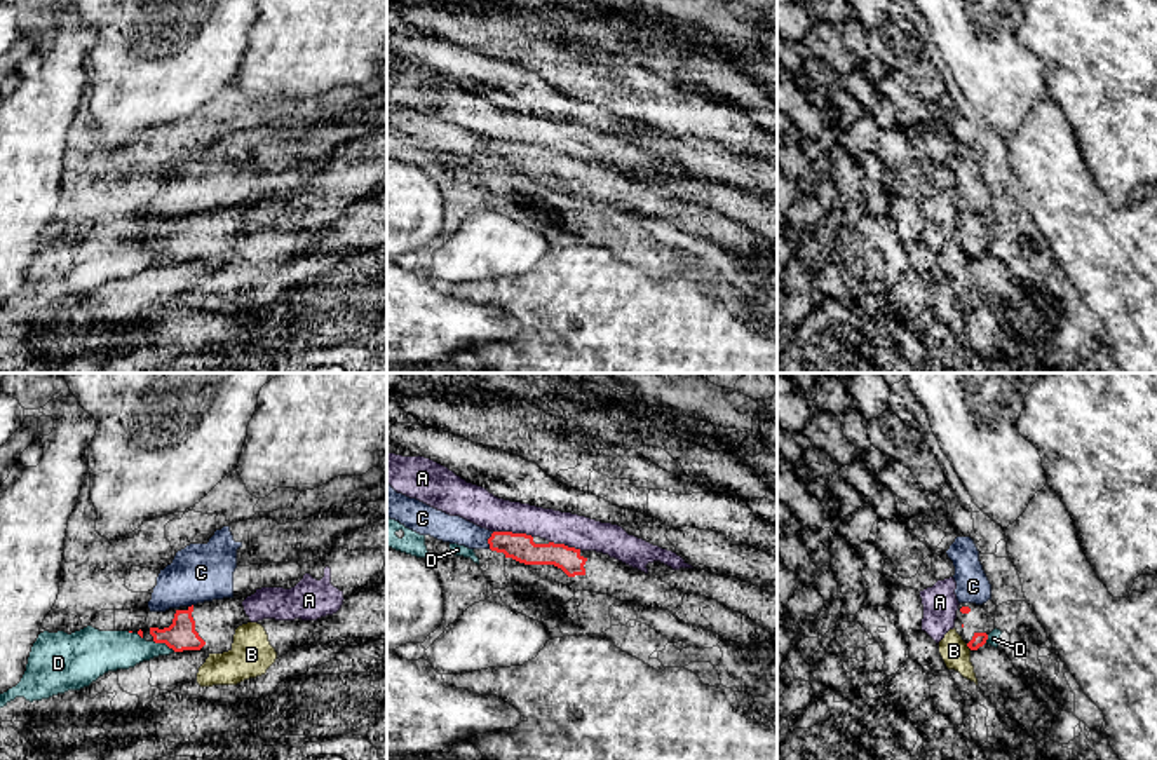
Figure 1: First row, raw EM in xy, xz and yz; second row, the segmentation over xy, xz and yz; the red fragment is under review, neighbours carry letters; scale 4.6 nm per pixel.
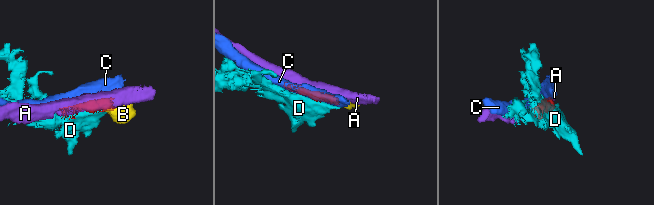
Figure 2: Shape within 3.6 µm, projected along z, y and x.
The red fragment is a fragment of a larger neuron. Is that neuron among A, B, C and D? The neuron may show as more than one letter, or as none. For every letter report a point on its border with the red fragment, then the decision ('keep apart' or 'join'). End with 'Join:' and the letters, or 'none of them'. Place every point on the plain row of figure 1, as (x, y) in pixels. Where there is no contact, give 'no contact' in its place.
A: contact xz (511, 142); keep apart
B: contact yz (969, 257); keep apart
C: contact xz (488, 150); keep apart
D: contact xy (164, 251); keep apart
Join: none of them

